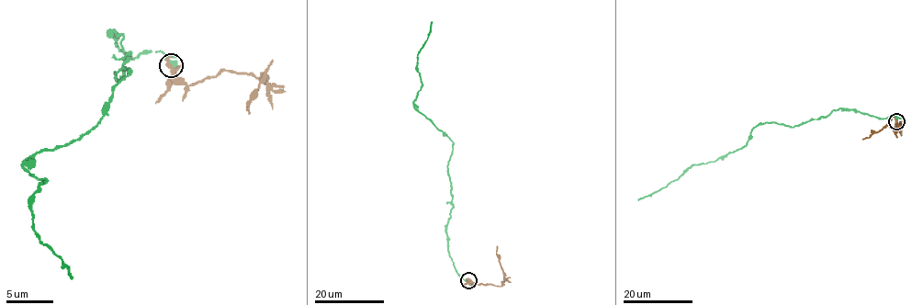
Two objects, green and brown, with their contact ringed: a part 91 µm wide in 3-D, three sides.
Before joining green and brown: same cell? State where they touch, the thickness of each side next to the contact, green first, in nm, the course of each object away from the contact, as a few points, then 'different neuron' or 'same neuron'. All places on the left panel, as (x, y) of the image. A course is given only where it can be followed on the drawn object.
place (171, 65); calibres 480 and 240 nm; course green (173, 64), (111, 31), (129, 72), (106, 114), (24, 162), (71, 279); course brown (170, 64), (186, 84), (218, 76), (224, 70), (255, 74), (269, 86), (264, 76), (245, 107), (248, 114); different neuron

